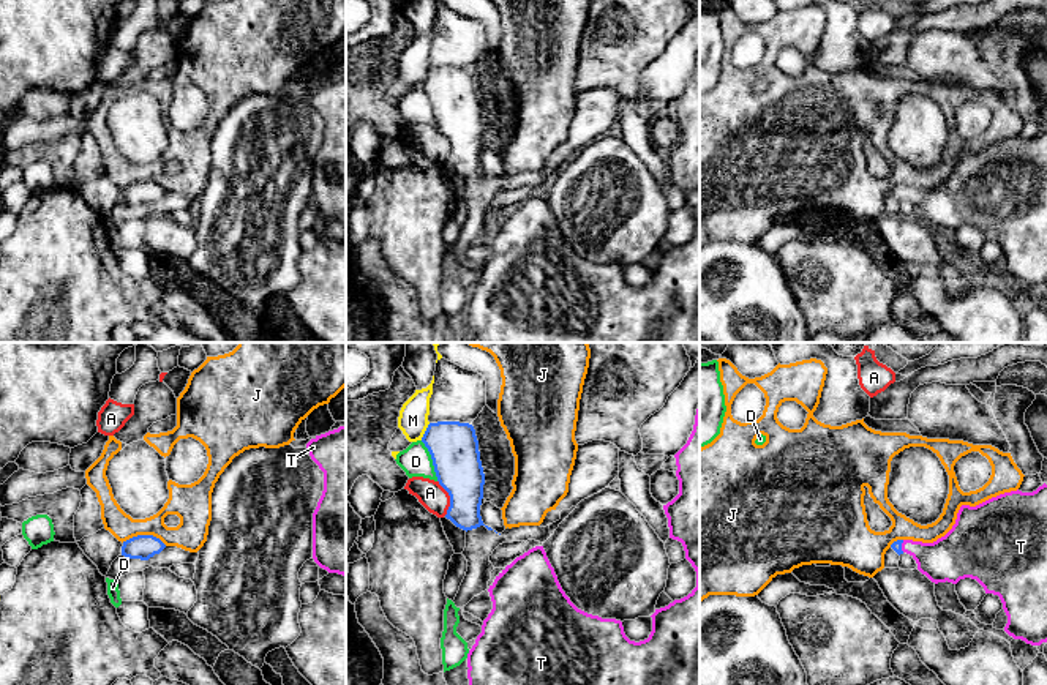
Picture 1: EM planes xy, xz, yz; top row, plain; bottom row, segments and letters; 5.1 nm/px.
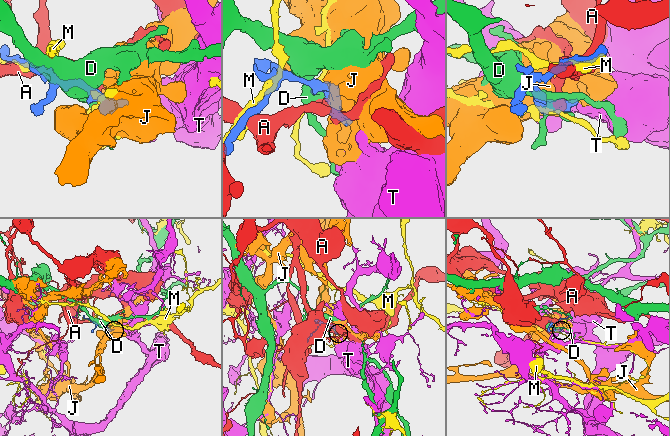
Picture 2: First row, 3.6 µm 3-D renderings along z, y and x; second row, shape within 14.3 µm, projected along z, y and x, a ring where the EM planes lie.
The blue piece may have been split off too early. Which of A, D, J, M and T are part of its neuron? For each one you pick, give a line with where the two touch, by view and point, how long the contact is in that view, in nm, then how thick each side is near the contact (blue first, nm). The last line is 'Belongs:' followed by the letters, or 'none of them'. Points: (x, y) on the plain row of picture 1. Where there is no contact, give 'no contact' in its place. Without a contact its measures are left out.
T: contact yz (900, 193); length 60 nm; calibres 50 and 220 nm
Belongs: T

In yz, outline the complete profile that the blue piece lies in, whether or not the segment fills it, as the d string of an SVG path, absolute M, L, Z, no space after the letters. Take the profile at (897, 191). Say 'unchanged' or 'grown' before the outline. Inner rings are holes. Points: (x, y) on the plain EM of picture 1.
grown; M1047 131L1033 139L1011 137L976 153L962 152L955 170L933 189L897 186L891 194L910 200L932 229L976 226L998 241L1008 262L1004 278L1031 292L1047 289Z

